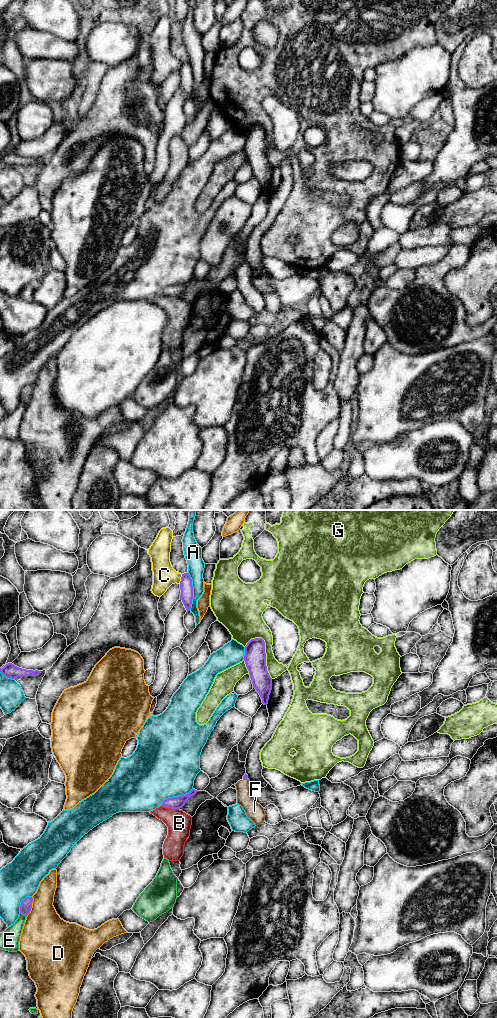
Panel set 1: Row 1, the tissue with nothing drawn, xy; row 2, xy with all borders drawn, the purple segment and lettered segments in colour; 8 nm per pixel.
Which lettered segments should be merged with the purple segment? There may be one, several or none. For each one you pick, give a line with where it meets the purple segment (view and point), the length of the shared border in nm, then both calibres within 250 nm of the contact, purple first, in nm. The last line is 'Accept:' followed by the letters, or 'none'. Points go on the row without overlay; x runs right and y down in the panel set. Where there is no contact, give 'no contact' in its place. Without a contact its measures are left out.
F: contact xy (245, 266); length 30 nm; calibres 40 and 130 nm
Accept: F

